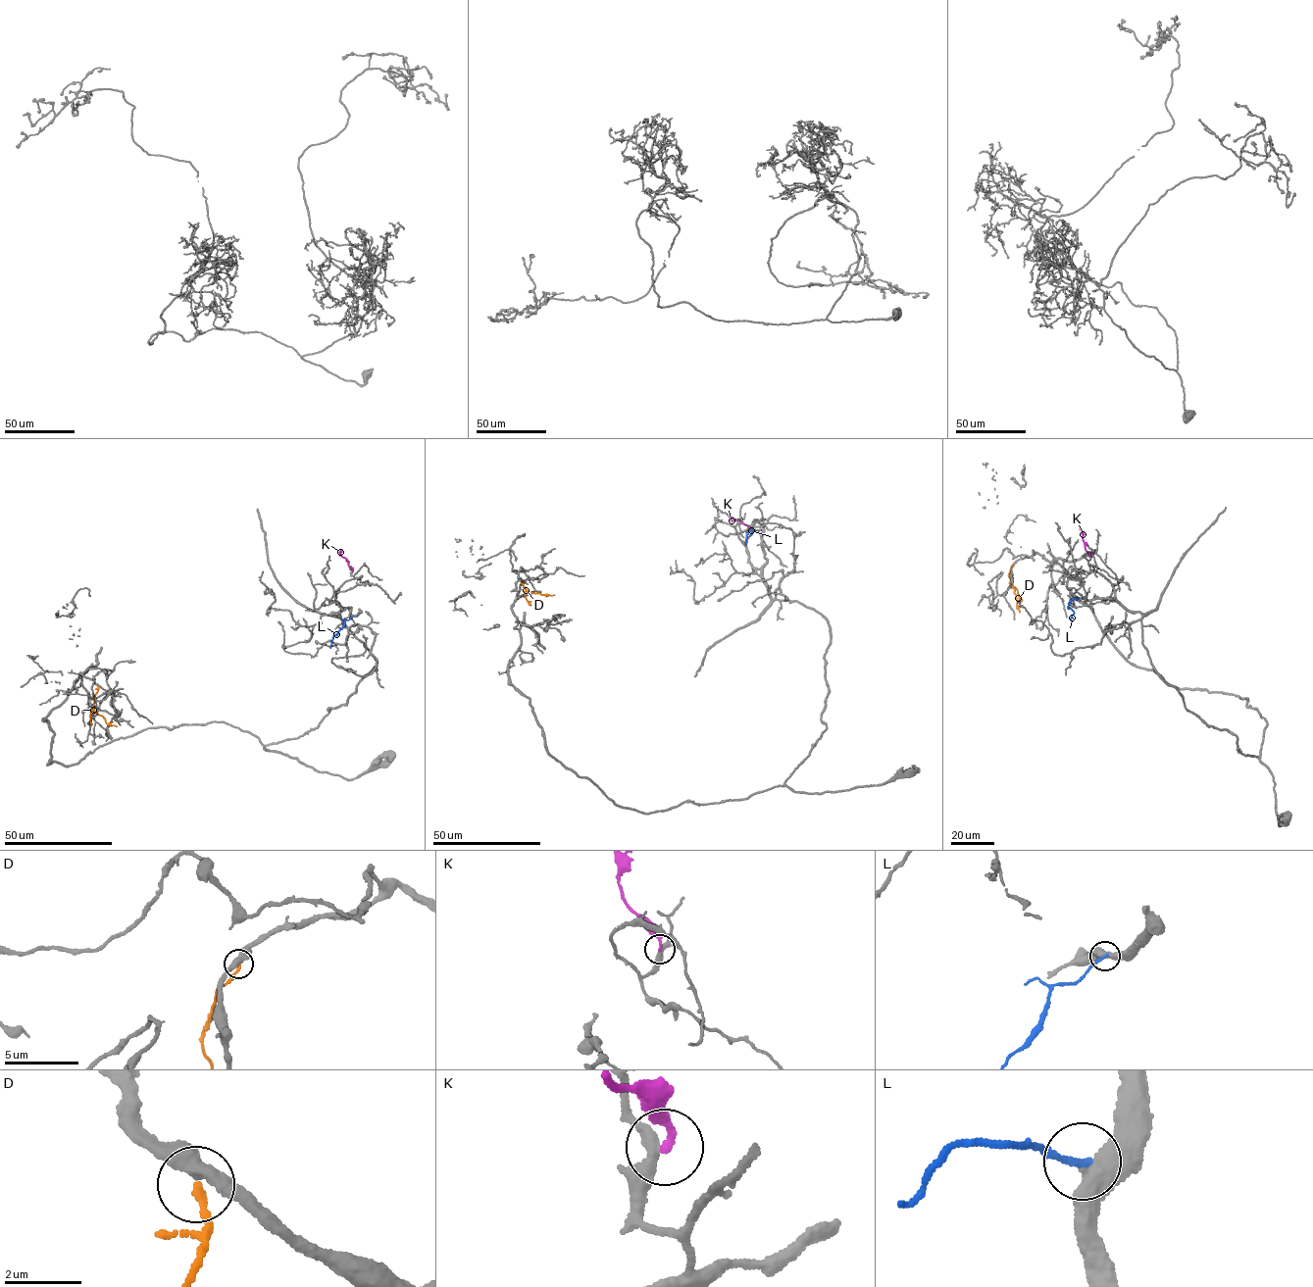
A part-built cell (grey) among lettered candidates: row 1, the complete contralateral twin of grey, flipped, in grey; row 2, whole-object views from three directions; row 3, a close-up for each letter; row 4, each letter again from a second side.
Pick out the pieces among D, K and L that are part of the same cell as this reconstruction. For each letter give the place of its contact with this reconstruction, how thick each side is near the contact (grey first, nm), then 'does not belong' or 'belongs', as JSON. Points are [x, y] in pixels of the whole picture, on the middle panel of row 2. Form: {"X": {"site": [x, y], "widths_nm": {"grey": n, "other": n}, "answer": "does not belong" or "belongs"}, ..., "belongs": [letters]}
{"D": {"site": [523, 582], "widths_nm": {"grey": 440, "other": 180}, "answer": "belongs"}, "K": {"site": [750, 529], "widths_nm": {"grey": 320, "other": 200}, "answer": "does not belong"}, "L": {"site": [760, 532], "widths_nm": {"grey": 420, "other": 190}, "answer": "does not belong"}, "belongs": ["D"]}

